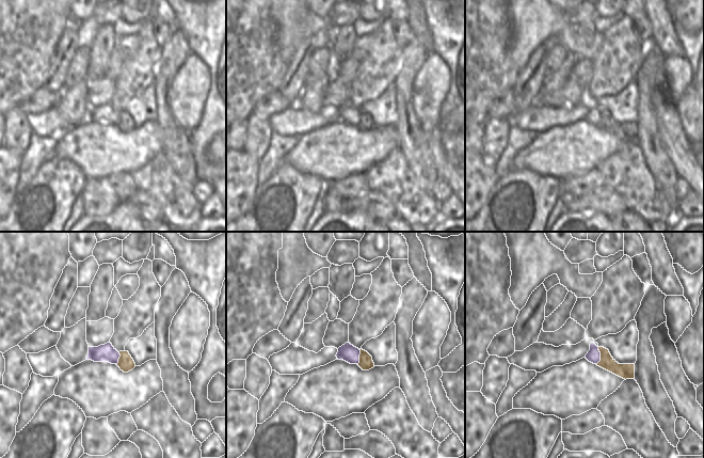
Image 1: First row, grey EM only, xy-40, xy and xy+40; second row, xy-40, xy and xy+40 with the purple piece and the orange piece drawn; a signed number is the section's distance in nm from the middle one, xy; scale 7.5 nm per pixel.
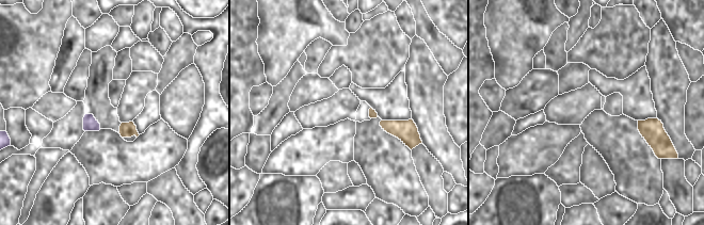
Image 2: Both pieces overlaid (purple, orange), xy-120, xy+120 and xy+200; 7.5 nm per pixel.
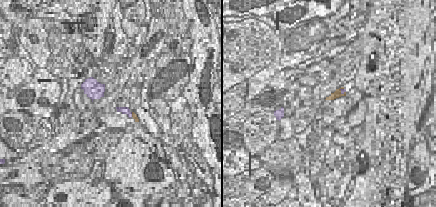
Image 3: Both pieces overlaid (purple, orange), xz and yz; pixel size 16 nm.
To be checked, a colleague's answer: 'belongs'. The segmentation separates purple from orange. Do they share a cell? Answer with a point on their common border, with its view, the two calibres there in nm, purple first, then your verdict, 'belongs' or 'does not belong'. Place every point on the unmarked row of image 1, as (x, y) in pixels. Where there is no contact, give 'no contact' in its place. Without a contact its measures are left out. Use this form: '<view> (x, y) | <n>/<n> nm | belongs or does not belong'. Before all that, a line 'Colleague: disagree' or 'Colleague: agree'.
Colleague: agree
xy+40 (600, 116) | 110/110 nm | belongs

